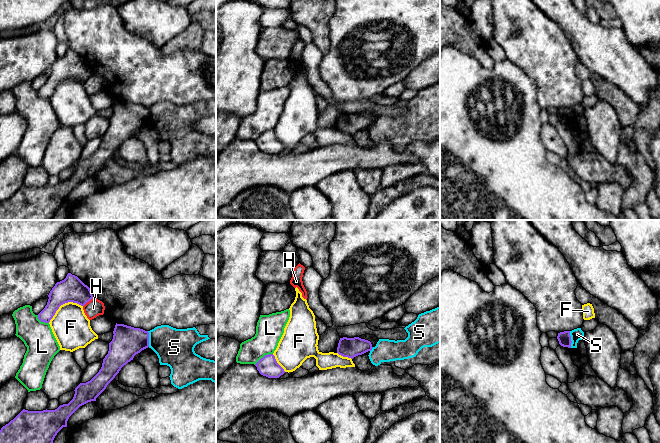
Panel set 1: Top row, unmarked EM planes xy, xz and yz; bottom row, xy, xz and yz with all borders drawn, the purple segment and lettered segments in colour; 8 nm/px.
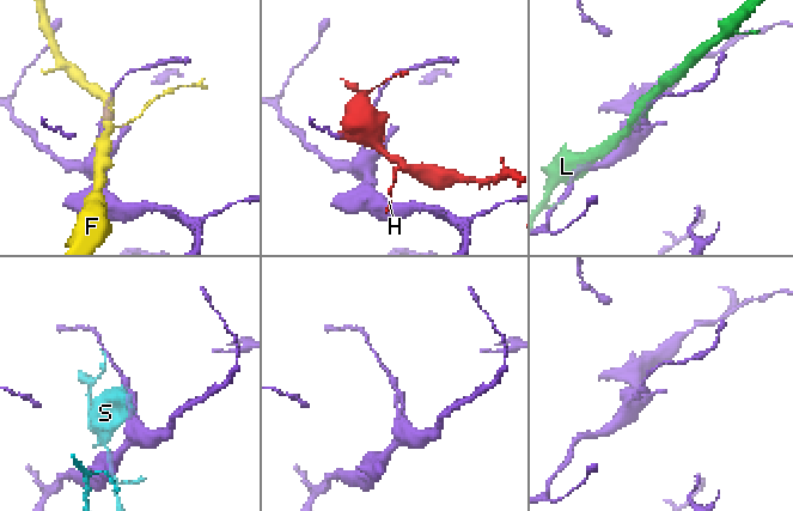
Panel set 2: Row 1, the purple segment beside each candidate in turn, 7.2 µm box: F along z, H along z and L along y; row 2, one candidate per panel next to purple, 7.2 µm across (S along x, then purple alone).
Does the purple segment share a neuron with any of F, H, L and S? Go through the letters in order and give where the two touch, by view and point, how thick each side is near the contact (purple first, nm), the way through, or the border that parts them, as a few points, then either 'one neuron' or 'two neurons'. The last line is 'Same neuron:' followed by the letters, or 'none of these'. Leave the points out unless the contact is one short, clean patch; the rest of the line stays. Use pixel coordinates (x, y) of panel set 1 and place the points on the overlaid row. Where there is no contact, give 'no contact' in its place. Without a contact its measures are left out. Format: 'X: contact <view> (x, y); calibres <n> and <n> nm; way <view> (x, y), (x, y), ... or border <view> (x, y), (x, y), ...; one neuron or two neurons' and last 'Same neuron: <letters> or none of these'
F: contact xy (63, 303); calibres 200 and 300 nm; two neurons
H: contact xy (88, 301); calibres 200 and 140 nm; border xy (93, 297), (83, 306); two neurons
L: contact xz (264, 356); calibres 160 and 220 nm; two neurons
S: contact yz (570, 339); calibres 110 and 100 nm; border yz (569, 331), (571, 347); two neurons
Same neuron: none of these

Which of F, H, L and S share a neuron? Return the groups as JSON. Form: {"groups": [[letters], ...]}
{"groups": [["F"], ["H"], ["L"], ["S"]]}

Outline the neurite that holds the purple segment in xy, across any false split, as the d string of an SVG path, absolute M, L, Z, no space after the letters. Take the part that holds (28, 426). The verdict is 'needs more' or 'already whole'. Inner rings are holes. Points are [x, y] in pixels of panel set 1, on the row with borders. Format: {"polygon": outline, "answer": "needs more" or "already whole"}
{"polygon": "M116 323L113 334L101 369L90 381L80 383L75 388L74 397L68 404L60 405L55 410L28 411L23 409L13 420L1 428L0 443L53 443L57 433L63 427L67 427L69 417L80 406L96 401L96 398L106 389L121 368L133 360L136 354L149 347L149 332L143 329Z", "answer": "already whole"}

